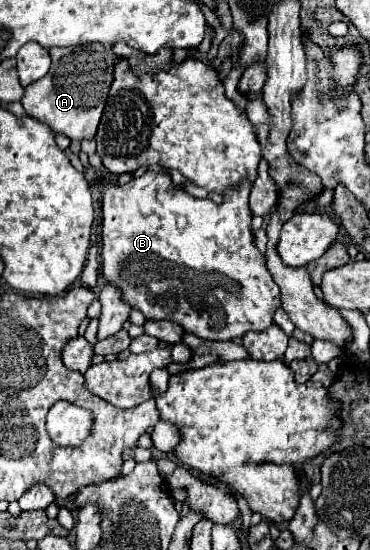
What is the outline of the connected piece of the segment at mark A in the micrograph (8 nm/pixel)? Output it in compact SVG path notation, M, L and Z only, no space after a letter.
M84 44L84 46L68 46L68 48L50 48L52 66L42 80L26 86L26 94L22 98L22 106L30 118L40 120L42 124L50 126L56 134L64 134L70 140L86 140L94 138L96 128L102 118L102 110L106 106L106 96L112 84L114 60L116 54L110 44Z

